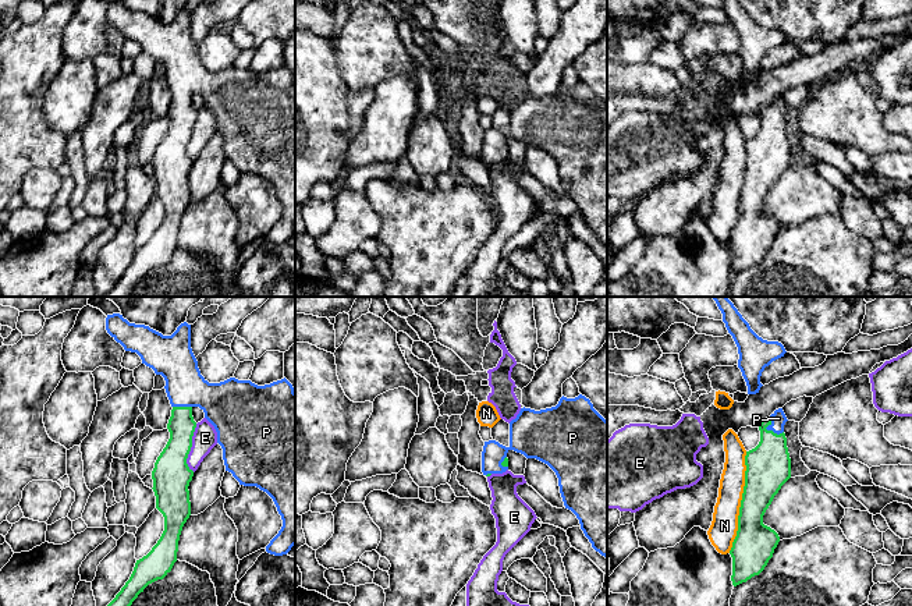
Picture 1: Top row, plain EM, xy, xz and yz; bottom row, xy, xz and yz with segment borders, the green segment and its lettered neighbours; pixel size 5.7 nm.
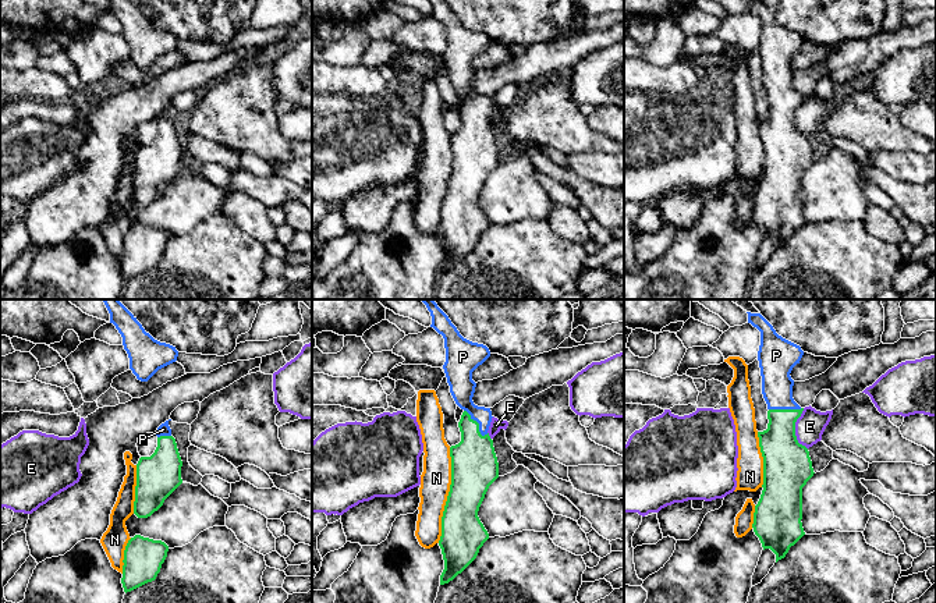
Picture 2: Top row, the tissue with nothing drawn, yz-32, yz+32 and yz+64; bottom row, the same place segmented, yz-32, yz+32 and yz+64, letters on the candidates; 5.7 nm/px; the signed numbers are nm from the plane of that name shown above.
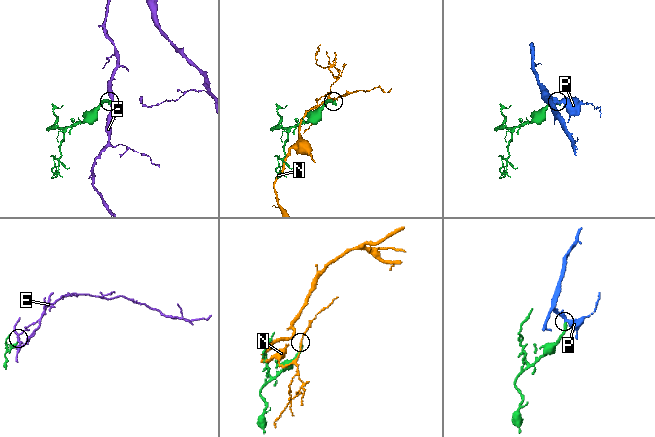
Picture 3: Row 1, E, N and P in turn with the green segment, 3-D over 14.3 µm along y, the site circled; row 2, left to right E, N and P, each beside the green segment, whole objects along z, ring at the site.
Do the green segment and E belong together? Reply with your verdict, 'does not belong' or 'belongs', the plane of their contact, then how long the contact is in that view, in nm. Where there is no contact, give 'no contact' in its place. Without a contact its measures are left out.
does not belong | xy | 280 nm

